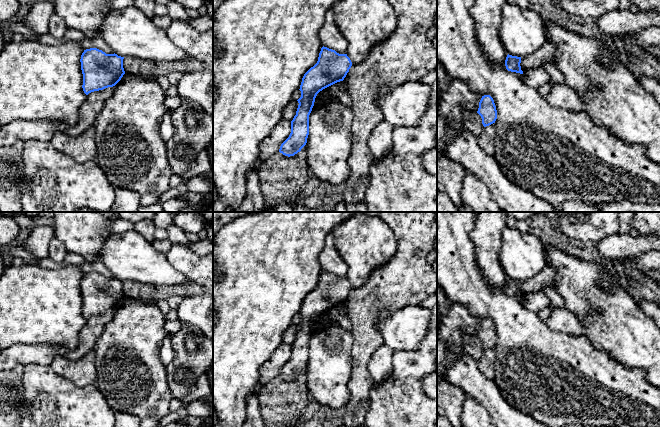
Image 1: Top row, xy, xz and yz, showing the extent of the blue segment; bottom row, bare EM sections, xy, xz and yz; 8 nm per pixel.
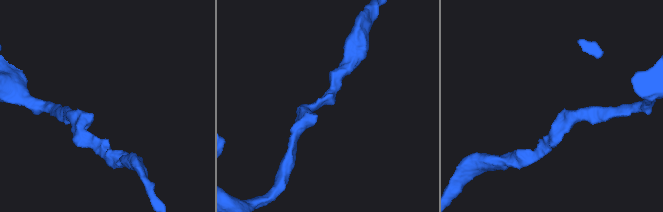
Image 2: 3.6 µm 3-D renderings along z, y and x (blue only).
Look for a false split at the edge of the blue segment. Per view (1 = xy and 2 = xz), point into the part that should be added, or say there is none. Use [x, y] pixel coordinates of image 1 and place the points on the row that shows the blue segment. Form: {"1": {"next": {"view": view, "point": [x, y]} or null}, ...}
{"1": {"next": null}, "2": {"next": null}}

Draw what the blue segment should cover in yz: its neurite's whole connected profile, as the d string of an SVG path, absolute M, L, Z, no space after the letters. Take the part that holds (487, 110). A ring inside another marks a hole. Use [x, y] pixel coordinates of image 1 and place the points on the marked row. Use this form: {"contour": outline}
{"contour": "M490 95L482 96L477 113L481 116L484 127L495 123L497 119L497 110L494 100Z"}

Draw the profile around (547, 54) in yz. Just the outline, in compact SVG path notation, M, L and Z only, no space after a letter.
M547 42L535 54L521 57L521 70L523 73L535 68L543 68L545 64L554 64L556 60L556 46Z

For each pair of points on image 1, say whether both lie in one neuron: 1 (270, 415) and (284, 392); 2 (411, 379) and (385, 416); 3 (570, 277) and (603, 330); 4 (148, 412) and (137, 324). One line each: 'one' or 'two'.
1: one
2: one
3: one
4: one

